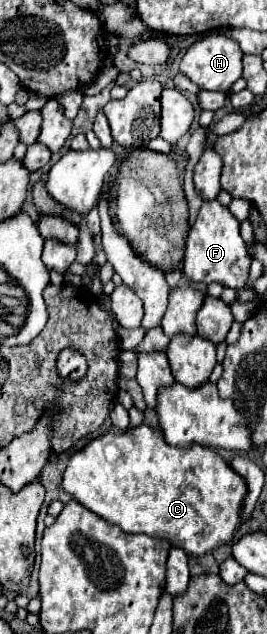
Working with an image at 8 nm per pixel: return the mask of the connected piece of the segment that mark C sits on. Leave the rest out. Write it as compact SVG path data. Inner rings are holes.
M148 425L130 427L118 433L108 431L92 439L84 449L70 457L62 487L86 509L110 523L120 525L124 533L146 533L158 539L168 539L174 547L182 547L192 555L204 555L232 541L236 527L240 525L238 509L246 495L244 479L228 465L224 457L202 445L192 445L190 449L172 447L164 441L160 429L152 429Z

